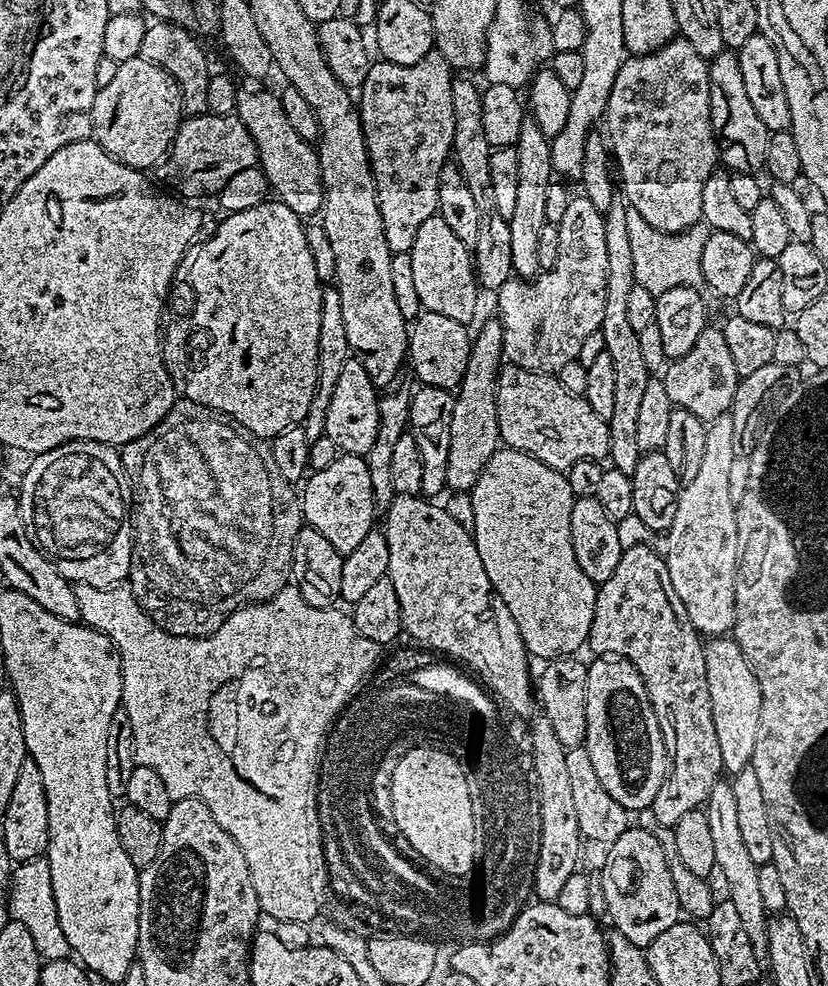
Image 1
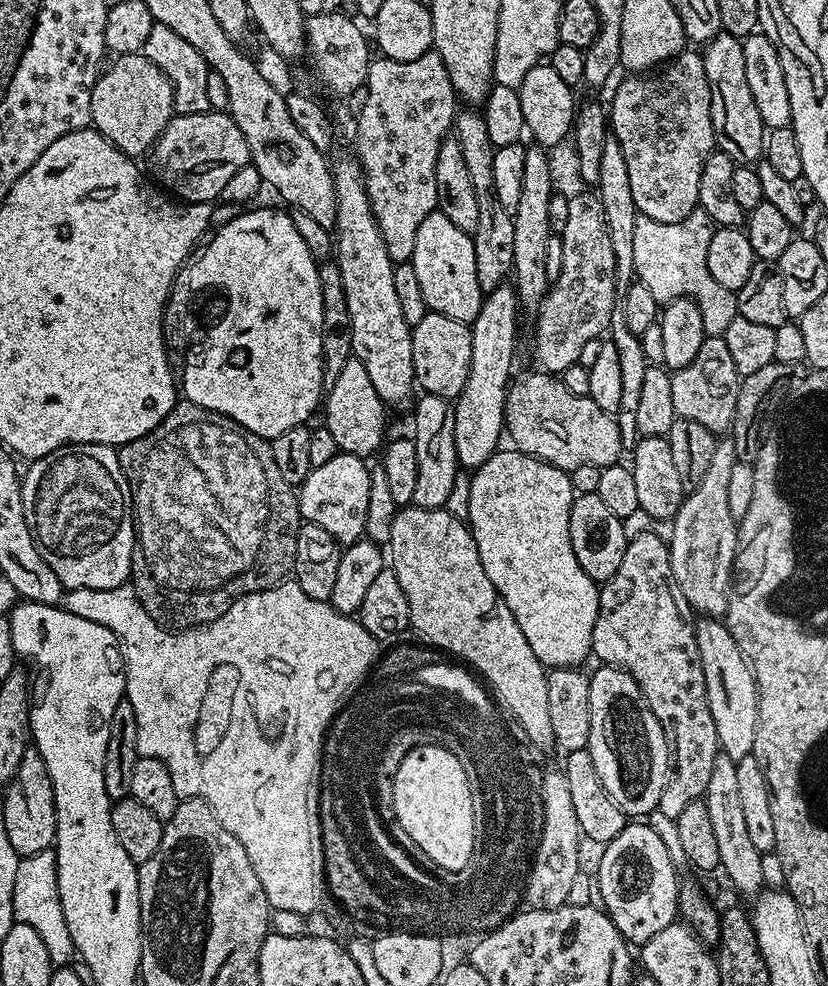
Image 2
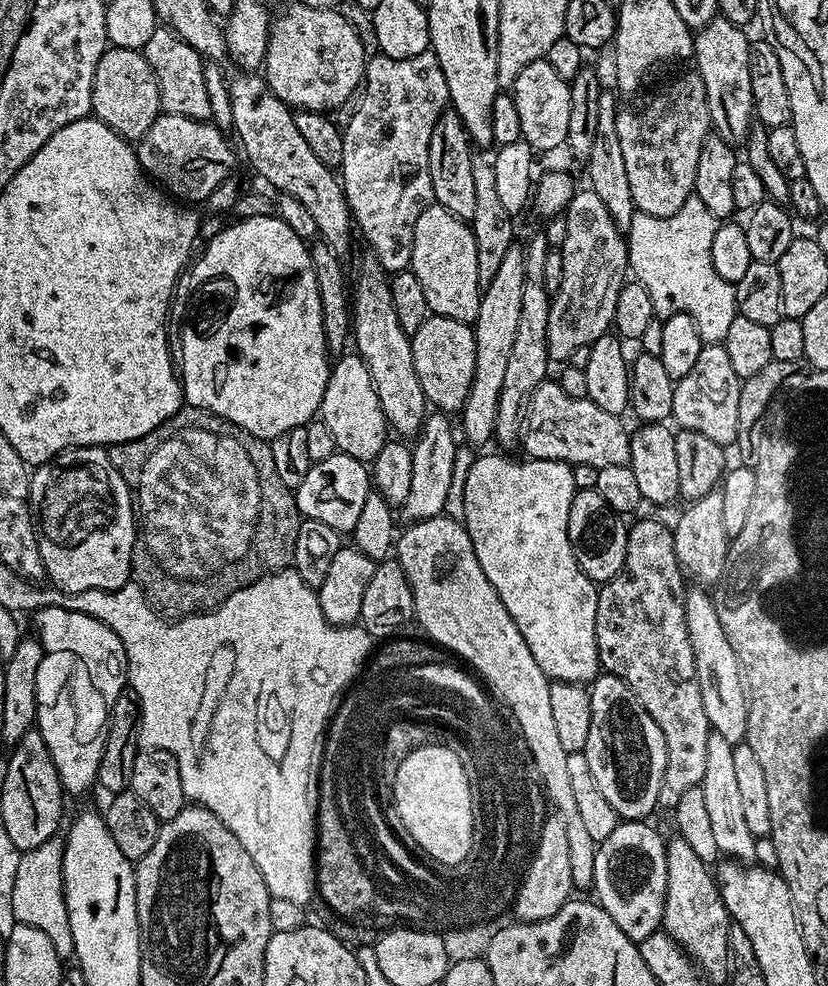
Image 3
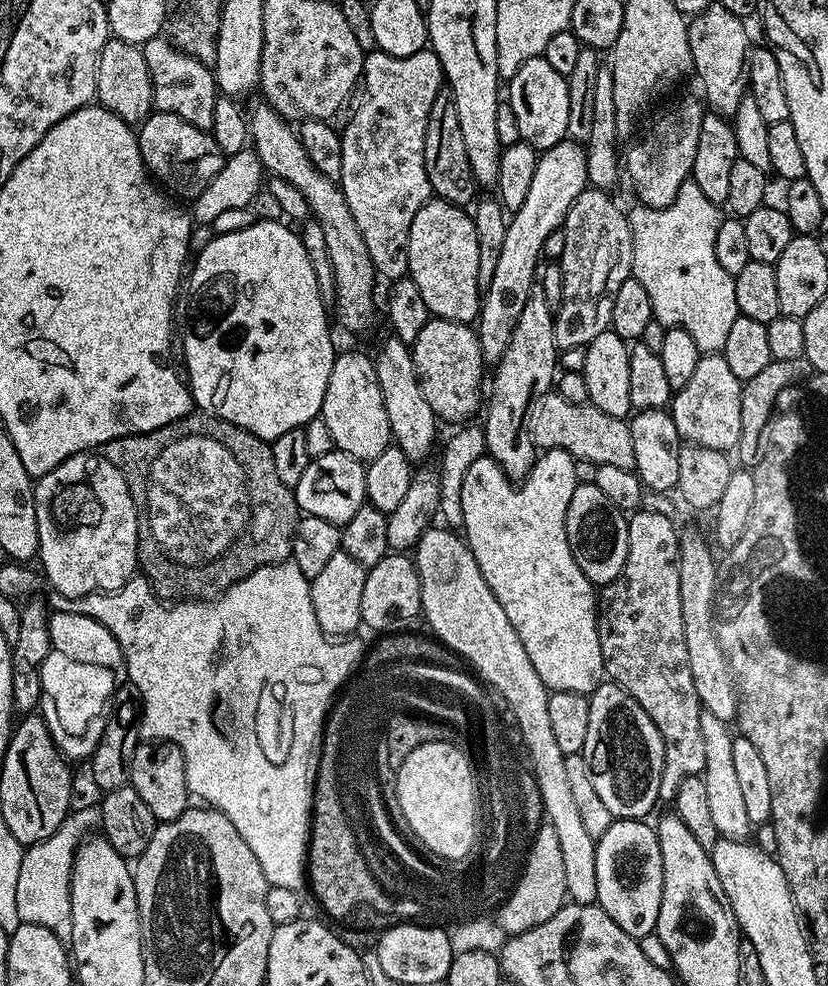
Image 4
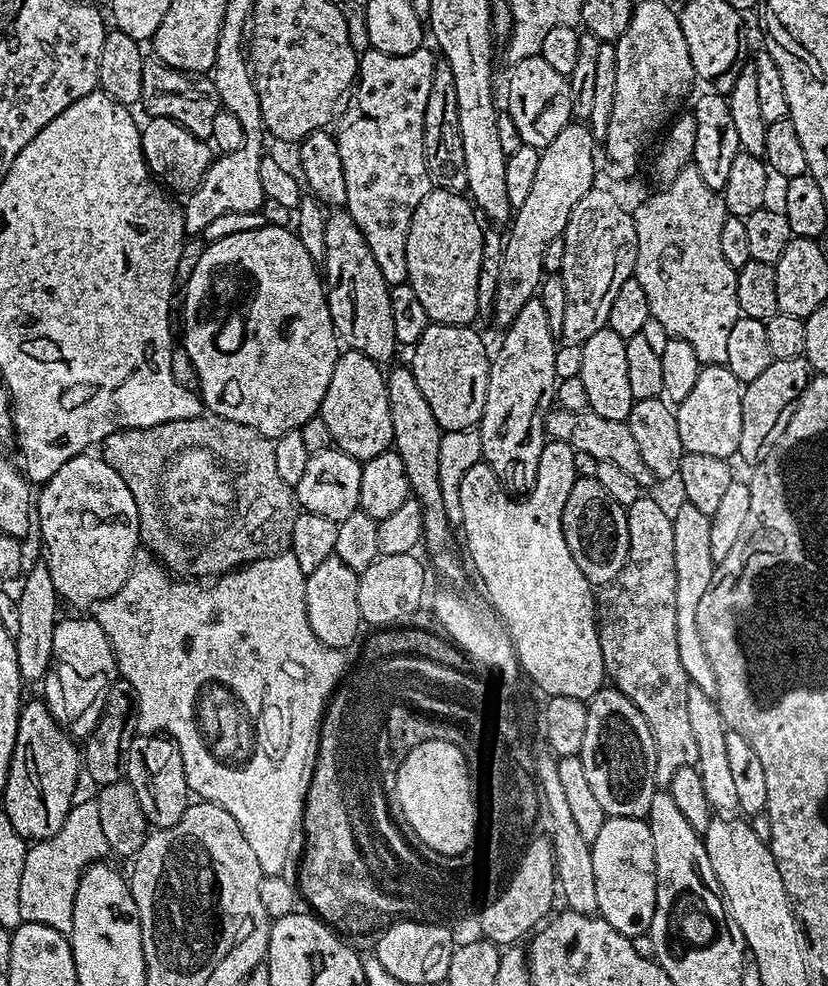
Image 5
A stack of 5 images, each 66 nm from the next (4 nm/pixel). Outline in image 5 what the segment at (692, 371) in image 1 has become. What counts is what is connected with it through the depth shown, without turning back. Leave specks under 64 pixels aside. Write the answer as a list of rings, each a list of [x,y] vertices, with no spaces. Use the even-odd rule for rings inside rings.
[[[723,364],[701,367],[694,390],[681,404],[675,405],[678,435],[682,437],[685,453],[706,454],[709,458],[728,460],[740,451],[742,438],[742,385]]]

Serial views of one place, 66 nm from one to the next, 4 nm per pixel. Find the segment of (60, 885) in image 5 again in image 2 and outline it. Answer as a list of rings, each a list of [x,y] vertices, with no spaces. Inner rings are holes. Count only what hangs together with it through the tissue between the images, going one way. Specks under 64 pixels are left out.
[[[52,848],[42,850],[33,856],[21,856],[18,874],[14,874],[14,894],[12,895],[12,915],[15,923],[31,926],[38,930],[38,938],[46,945],[53,965],[68,966],[77,959],[74,938],[66,926],[58,894],[58,874],[56,873],[56,854]]]

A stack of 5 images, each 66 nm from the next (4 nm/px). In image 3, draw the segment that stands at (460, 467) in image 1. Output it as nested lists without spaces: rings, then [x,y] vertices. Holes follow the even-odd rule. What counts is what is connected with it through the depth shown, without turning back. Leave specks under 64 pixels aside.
[[[513,246],[506,251],[498,272],[480,293],[480,305],[474,321],[474,382],[470,382],[470,394],[458,413],[458,428],[469,445],[484,444],[493,439],[498,418],[498,402],[502,394],[502,382],[506,378],[506,366],[514,337],[518,334],[518,318],[521,317],[525,253]]]

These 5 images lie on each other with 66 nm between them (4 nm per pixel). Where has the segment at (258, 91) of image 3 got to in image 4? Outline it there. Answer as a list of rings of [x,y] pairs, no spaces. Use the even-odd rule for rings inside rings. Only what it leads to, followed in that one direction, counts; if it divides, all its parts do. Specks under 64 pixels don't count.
[[[257,102],[252,113],[247,116],[248,140],[258,154],[265,173],[290,182],[306,198],[311,219],[322,226],[326,238],[326,250],[330,254],[330,266],[334,266],[336,302],[334,312],[338,314],[341,324],[352,332],[360,332],[372,325],[376,318],[374,300],[374,282],[377,281],[374,262],[370,262],[370,250],[366,250],[366,241],[346,206],[339,183],[332,181],[319,172],[306,150],[302,146],[297,129],[284,117],[279,116],[273,108],[263,102]]]

